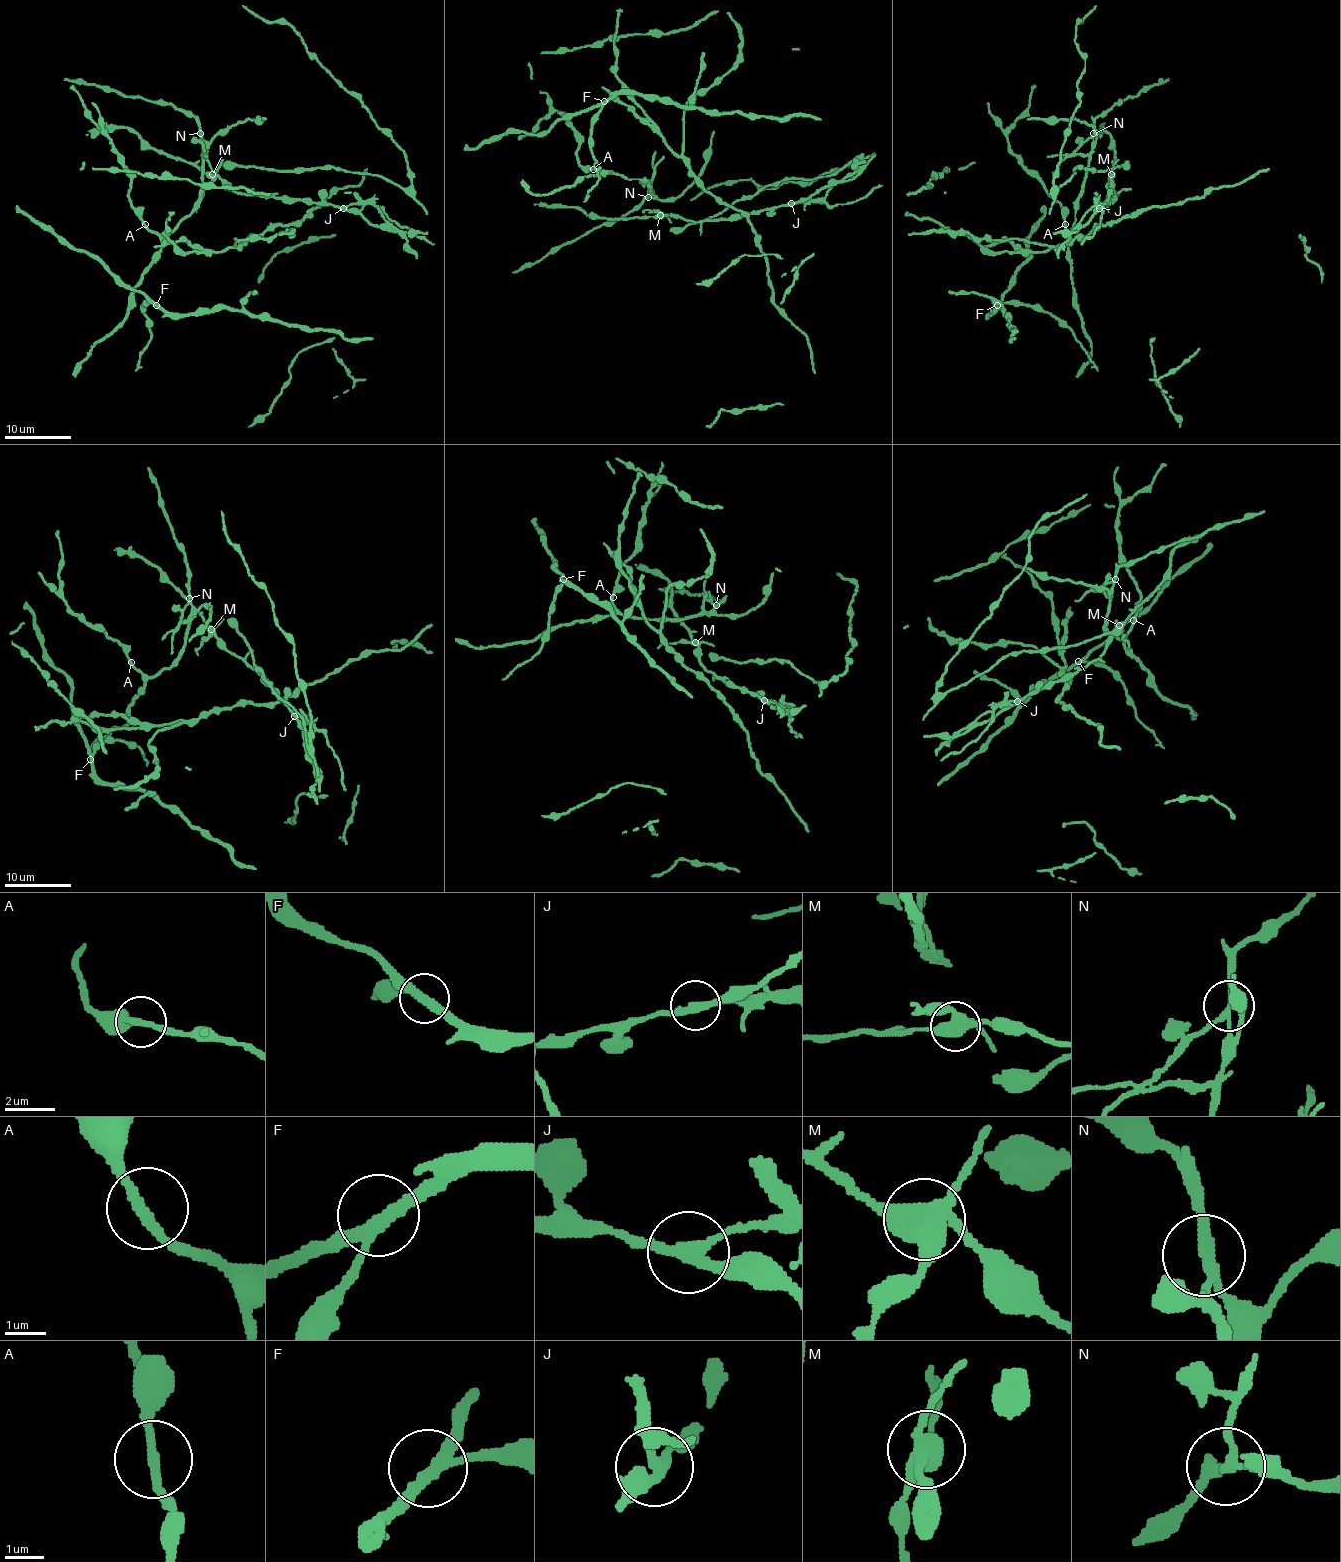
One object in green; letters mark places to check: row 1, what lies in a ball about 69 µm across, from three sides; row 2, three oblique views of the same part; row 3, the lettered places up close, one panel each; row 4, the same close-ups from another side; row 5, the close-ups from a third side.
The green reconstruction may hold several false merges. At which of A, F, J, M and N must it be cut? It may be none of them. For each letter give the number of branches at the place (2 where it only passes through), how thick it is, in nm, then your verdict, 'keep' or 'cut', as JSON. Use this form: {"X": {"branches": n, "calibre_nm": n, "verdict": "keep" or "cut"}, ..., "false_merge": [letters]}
{"A": {"branches": 2, "calibre_nm": 220, "verdict": "keep"}, "F": {"branches": 3, "calibre_nm": 280, "verdict": "keep"}, "J": {"branches": 3, "calibre_nm": 260, "verdict": "cut"}, "M": {"branches": 4, "calibre_nm": 500, "verdict": "cut"}, "N": {"branches": 3, "calibre_nm": 190, "verdict": "cut"}, "false_merge": ["J", "M", "N"]}

